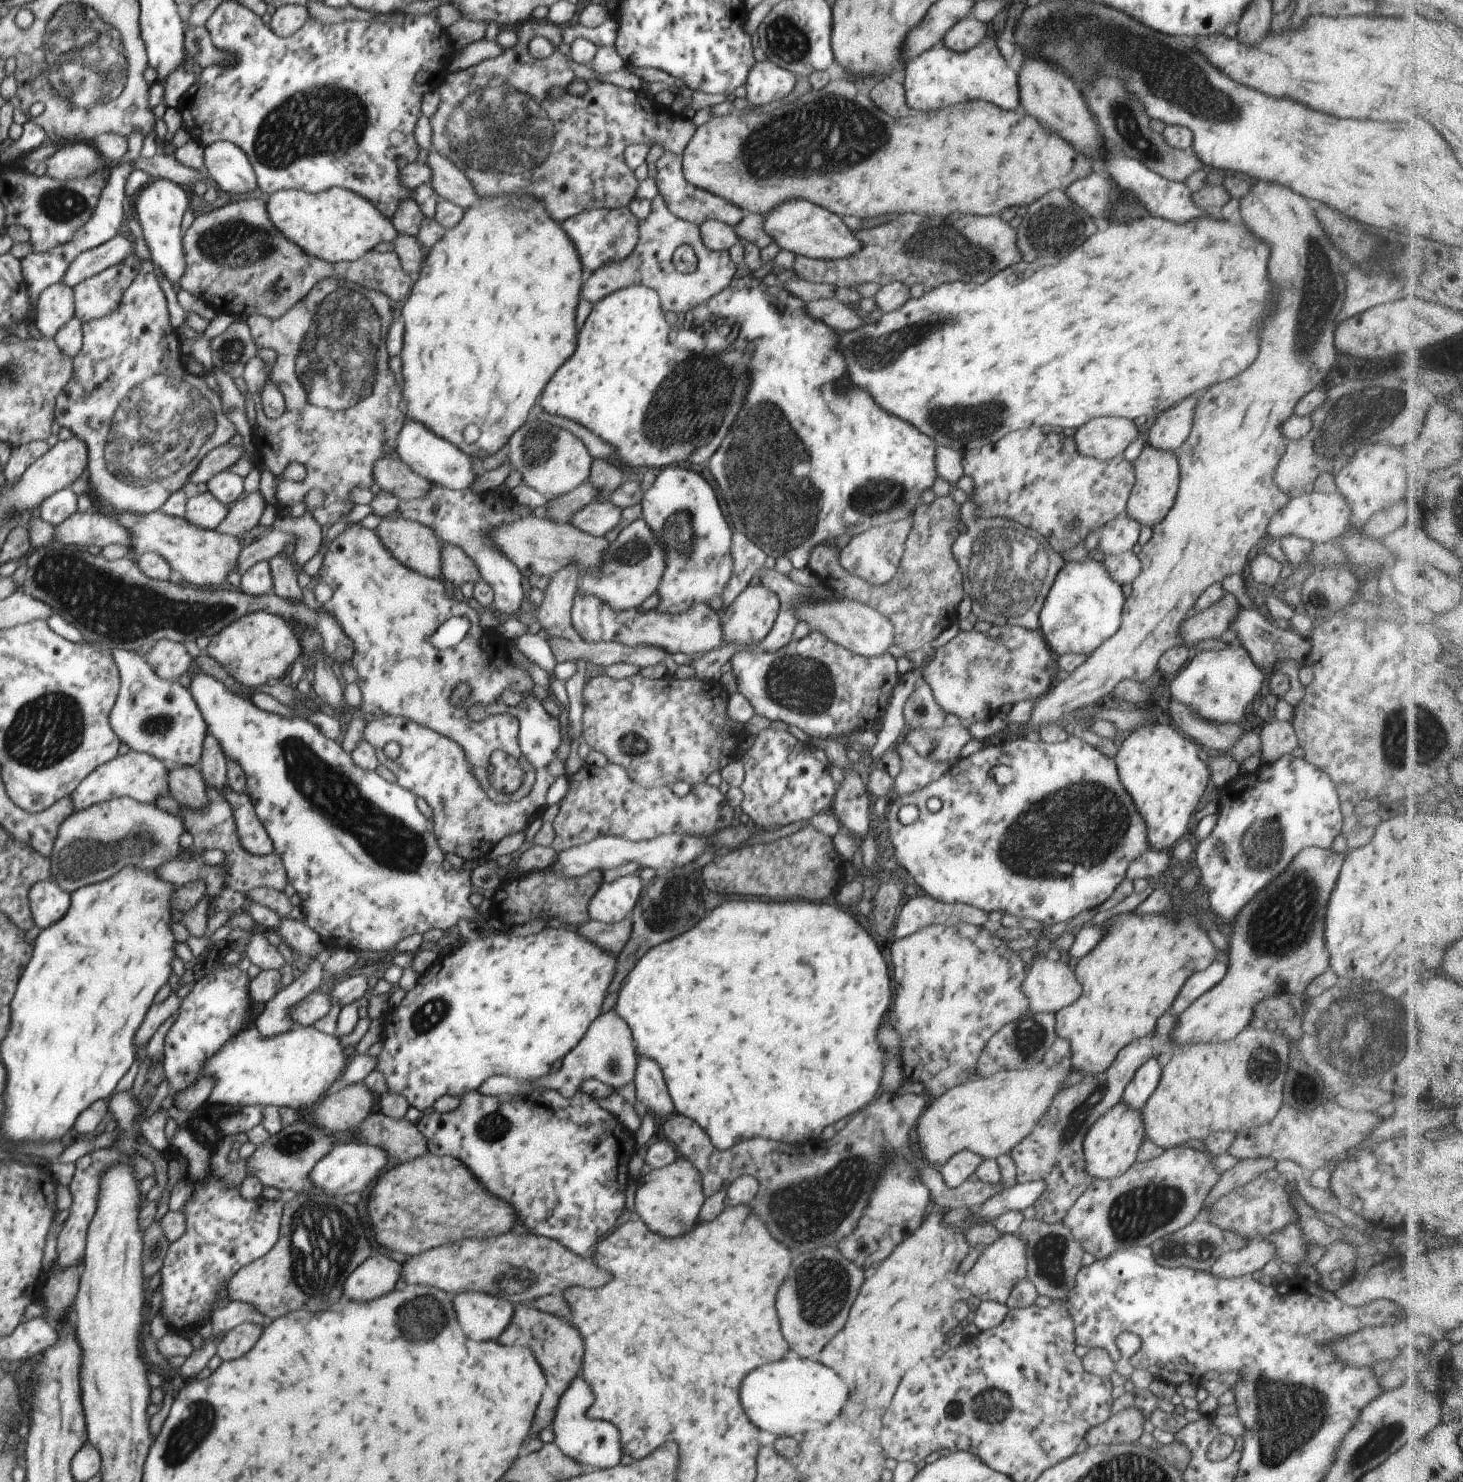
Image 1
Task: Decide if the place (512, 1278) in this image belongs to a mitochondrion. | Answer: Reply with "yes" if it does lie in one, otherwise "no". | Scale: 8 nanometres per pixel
yes

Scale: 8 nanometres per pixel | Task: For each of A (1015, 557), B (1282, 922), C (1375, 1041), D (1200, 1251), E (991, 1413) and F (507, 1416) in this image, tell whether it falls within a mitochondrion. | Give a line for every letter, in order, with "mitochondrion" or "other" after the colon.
A: mitochondrion
B: mitochondrion
C: mitochondrion
D: mitochondrion
E: mitochondrion
F: other

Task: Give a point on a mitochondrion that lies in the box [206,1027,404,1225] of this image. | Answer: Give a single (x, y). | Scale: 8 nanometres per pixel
(295, 1143)

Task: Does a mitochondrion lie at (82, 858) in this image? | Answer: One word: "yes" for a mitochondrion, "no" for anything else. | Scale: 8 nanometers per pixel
yes

